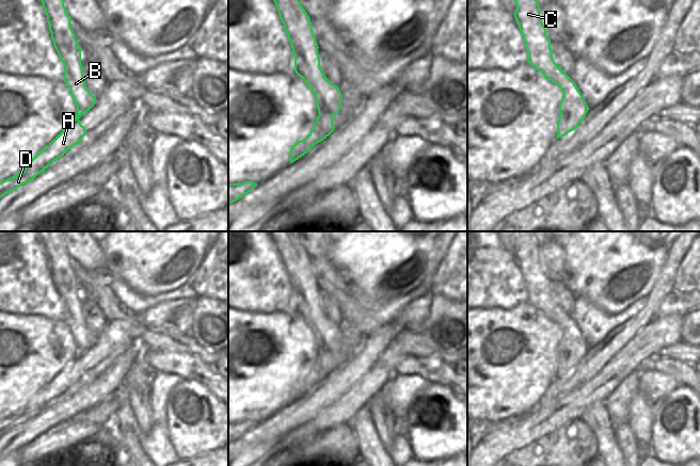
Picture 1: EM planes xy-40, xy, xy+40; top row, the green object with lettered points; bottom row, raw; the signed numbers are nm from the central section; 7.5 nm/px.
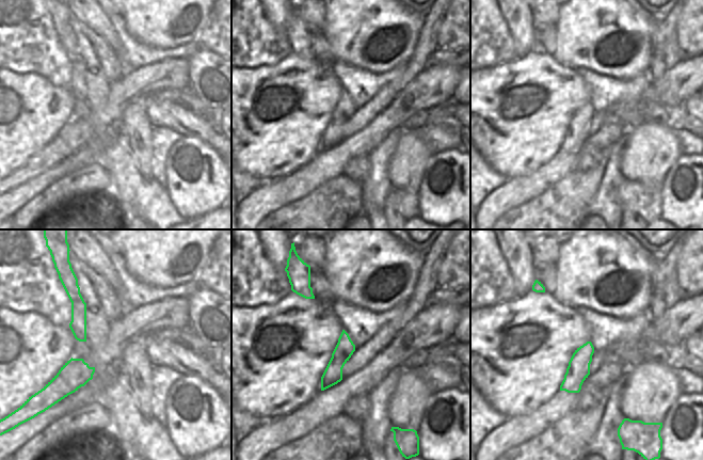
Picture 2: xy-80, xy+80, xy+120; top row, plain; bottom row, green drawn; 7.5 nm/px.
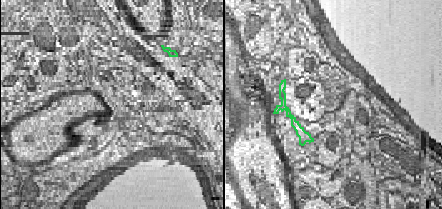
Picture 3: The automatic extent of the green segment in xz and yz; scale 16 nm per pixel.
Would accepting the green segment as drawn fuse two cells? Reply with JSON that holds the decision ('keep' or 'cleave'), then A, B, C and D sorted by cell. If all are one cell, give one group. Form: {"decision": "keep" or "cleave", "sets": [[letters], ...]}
{"decision": "cleave", "sets": [["A", "D"], ["B", "C"]]}

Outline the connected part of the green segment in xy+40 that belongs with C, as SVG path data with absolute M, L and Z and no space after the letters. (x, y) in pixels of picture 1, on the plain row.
M514 231L514 240L516 248L513 254L525 280L527 301L563 332L559 342L561 356L557 359L557 371L562 376L578 366L589 347L574 320L553 298L551 278L536 237L530 231Z

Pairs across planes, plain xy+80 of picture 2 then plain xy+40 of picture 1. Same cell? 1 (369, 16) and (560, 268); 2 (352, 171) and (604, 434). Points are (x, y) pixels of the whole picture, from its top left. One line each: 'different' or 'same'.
1: different
2: same

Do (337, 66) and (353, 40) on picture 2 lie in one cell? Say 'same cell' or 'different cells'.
different cells

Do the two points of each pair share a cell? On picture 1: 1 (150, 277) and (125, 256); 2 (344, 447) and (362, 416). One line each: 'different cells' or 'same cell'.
1: same cell
2: different cells

